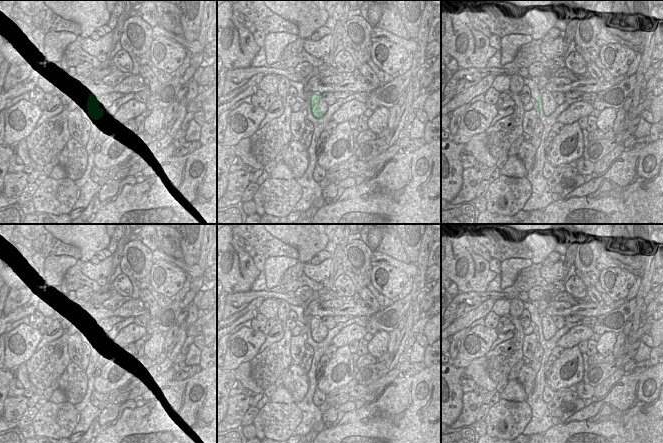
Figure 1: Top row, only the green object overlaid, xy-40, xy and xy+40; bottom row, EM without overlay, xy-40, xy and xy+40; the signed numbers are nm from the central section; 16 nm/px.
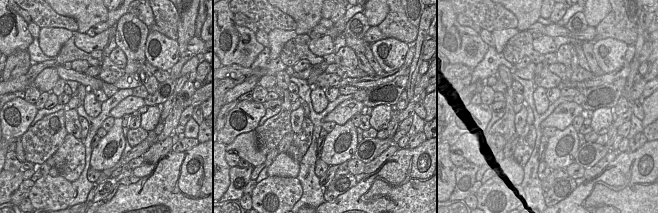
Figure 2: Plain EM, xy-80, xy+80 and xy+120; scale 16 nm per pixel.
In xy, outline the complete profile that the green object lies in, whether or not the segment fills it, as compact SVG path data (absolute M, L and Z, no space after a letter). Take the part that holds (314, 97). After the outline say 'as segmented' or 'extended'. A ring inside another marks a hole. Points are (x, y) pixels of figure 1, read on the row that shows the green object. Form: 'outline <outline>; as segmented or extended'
outline M318 93L310 94L310 105L312 115L317 119L322 118L327 113L329 108L329 105L322 98L322 94Z; extended

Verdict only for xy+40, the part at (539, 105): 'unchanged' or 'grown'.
grown

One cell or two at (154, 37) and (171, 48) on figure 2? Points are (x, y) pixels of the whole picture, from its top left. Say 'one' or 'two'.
one

